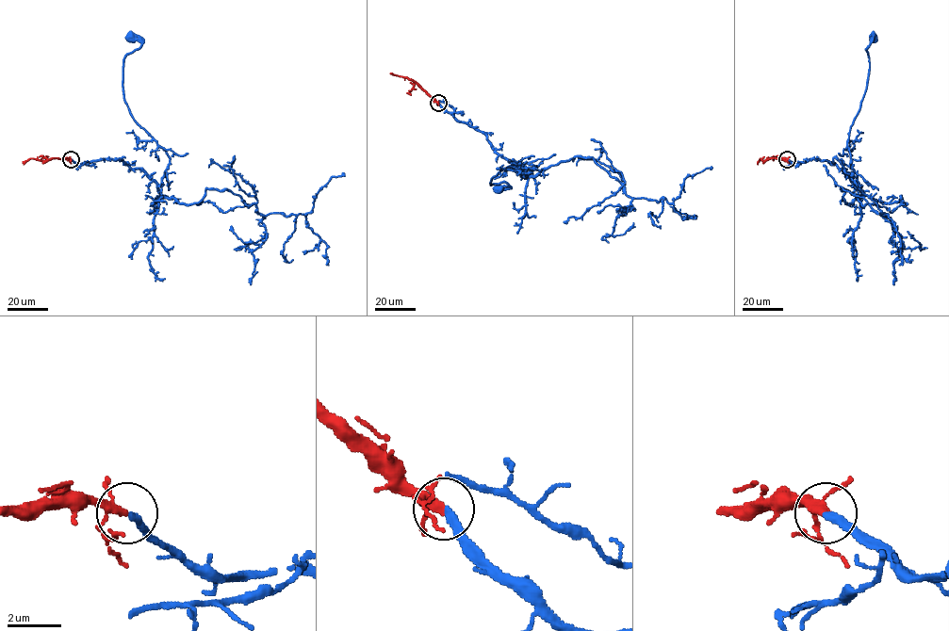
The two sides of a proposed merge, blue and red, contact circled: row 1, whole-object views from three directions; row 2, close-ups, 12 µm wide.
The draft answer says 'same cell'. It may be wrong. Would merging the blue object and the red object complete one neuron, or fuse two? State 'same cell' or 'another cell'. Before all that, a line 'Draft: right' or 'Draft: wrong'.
Draft: right
same cell

